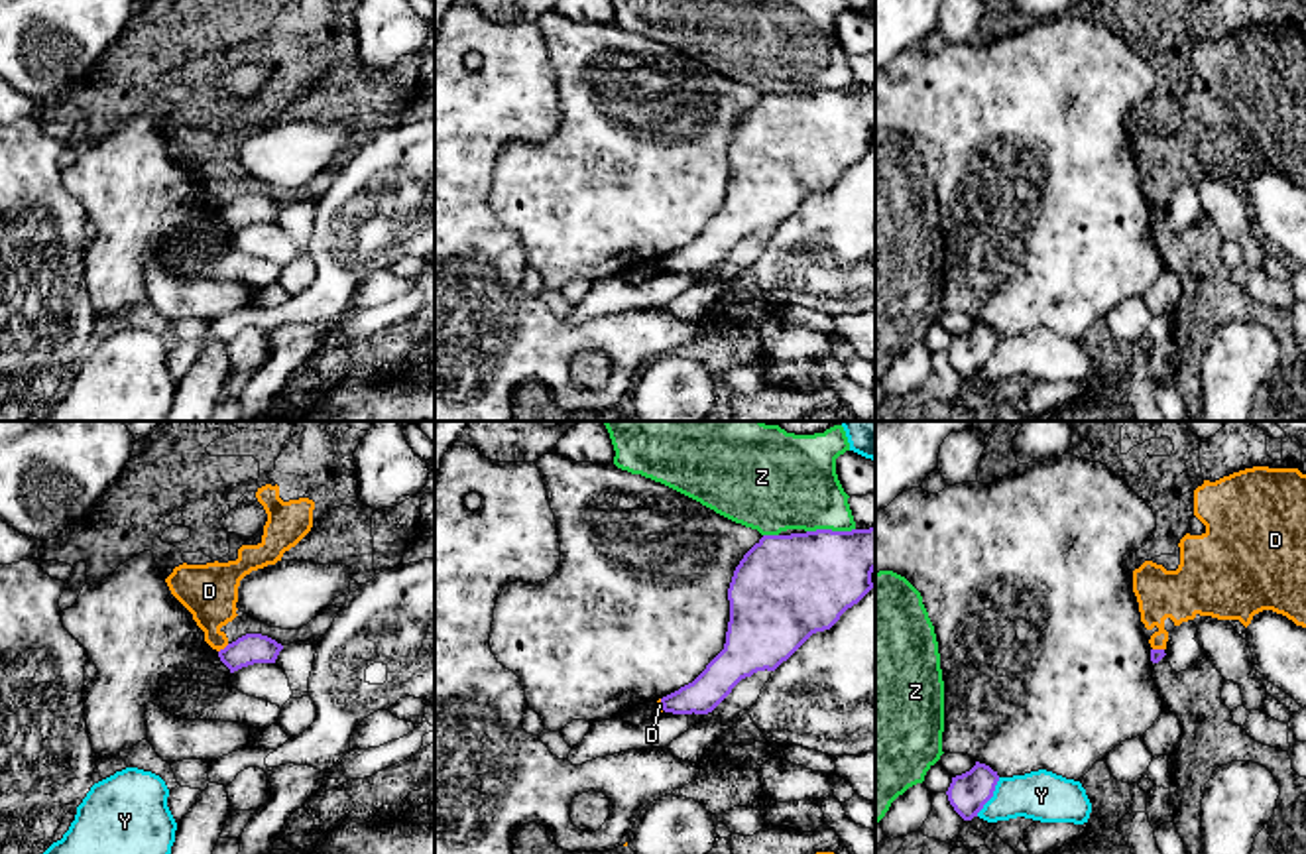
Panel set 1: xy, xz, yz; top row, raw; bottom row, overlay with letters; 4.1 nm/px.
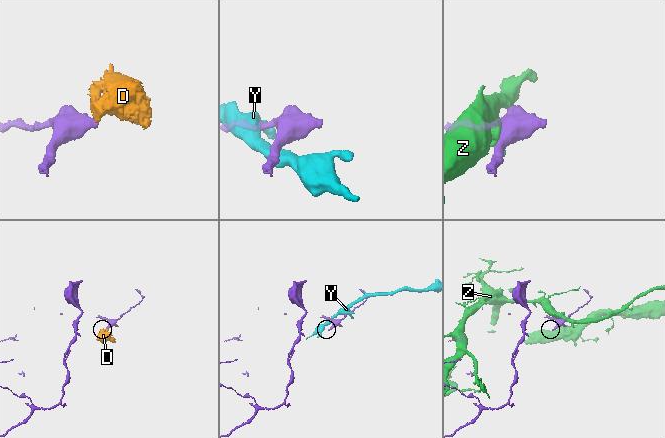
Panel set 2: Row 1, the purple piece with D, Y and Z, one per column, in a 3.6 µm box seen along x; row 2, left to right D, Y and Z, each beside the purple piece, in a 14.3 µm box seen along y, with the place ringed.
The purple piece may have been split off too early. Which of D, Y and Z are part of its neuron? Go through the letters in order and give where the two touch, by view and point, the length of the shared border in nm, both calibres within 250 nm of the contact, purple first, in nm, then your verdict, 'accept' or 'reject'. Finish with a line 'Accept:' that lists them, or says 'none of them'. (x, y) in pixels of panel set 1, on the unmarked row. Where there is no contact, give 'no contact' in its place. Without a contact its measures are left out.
D: xy (225, 207) | 60 nm | 130/220 nm | reject
Y: yz (992, 355) | 190 nm | 160/200 nm | reject
Z: xz (831, 89) | 200 nm | 420/360 nm | reject
Accept: none of them

